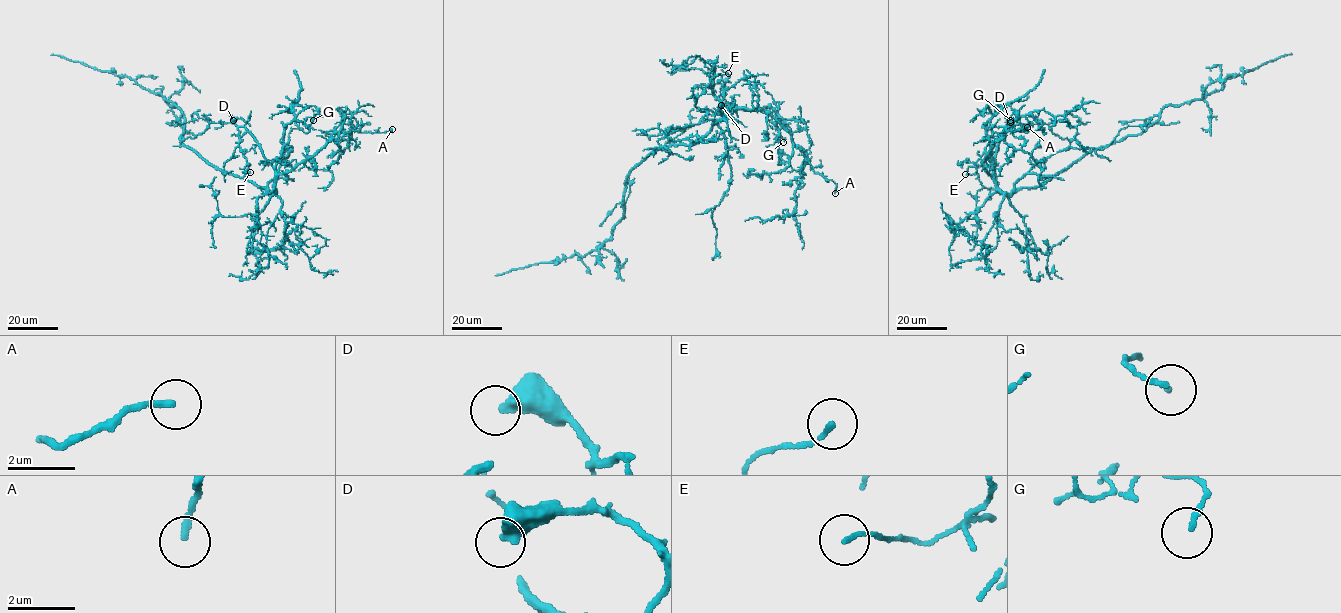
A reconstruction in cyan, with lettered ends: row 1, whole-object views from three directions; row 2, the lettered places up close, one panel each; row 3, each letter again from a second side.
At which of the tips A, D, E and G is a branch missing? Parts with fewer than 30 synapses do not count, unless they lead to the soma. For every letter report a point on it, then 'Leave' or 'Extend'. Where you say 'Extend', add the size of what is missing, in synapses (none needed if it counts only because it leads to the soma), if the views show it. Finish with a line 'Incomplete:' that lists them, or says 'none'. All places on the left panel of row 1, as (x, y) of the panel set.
A: Place: (392, 129). Leave
D: Place: (233, 120). Leave
E: Place: (250, 172). Leave
G: Place: (313, 120). Leave
Incomplete: none

